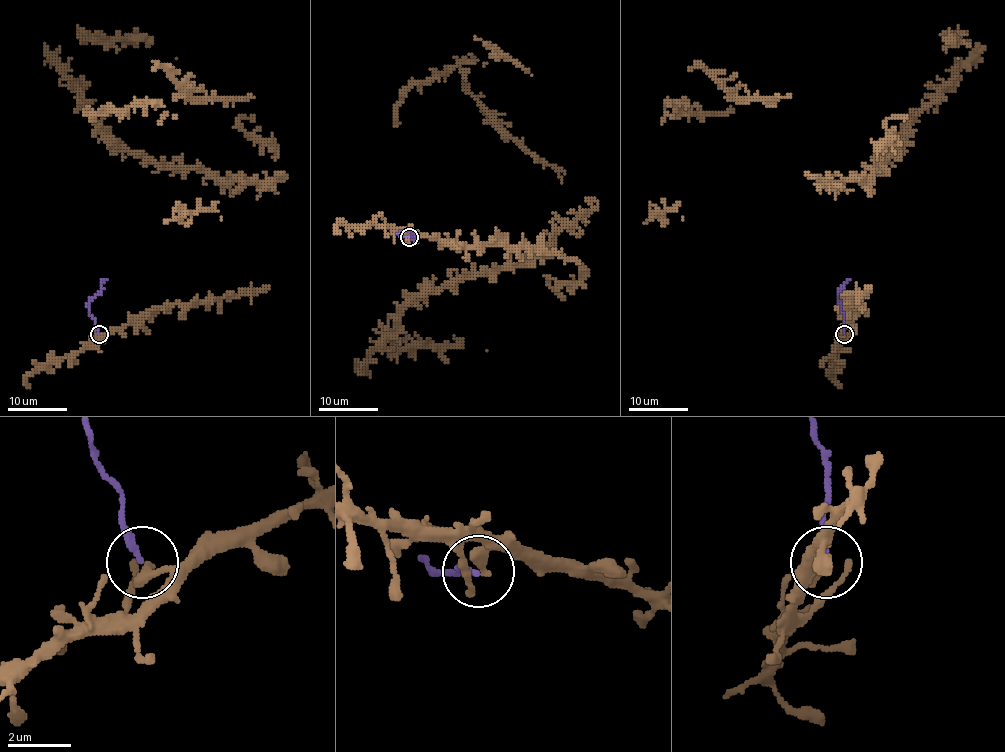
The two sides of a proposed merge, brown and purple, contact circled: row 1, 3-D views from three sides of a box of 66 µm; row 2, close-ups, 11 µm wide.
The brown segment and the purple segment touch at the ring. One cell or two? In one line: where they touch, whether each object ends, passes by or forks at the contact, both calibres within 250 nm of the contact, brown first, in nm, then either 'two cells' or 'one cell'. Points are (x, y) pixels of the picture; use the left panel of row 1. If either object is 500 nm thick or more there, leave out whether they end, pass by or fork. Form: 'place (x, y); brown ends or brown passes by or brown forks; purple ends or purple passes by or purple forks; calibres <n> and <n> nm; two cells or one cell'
place (99, 334); brown ends; purple ends; calibres 360 and 180 nm; two cells

